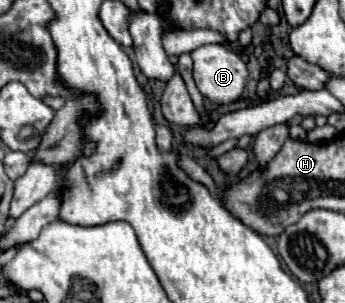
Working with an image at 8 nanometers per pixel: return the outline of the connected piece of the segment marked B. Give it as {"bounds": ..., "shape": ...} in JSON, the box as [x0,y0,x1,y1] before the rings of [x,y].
{"bounds":[191,44,247,104],"shape":[[[205,44],[191,52],[193,80],[203,96],[215,104],[239,100],[247,84],[247,66],[239,54],[221,44]]]}

